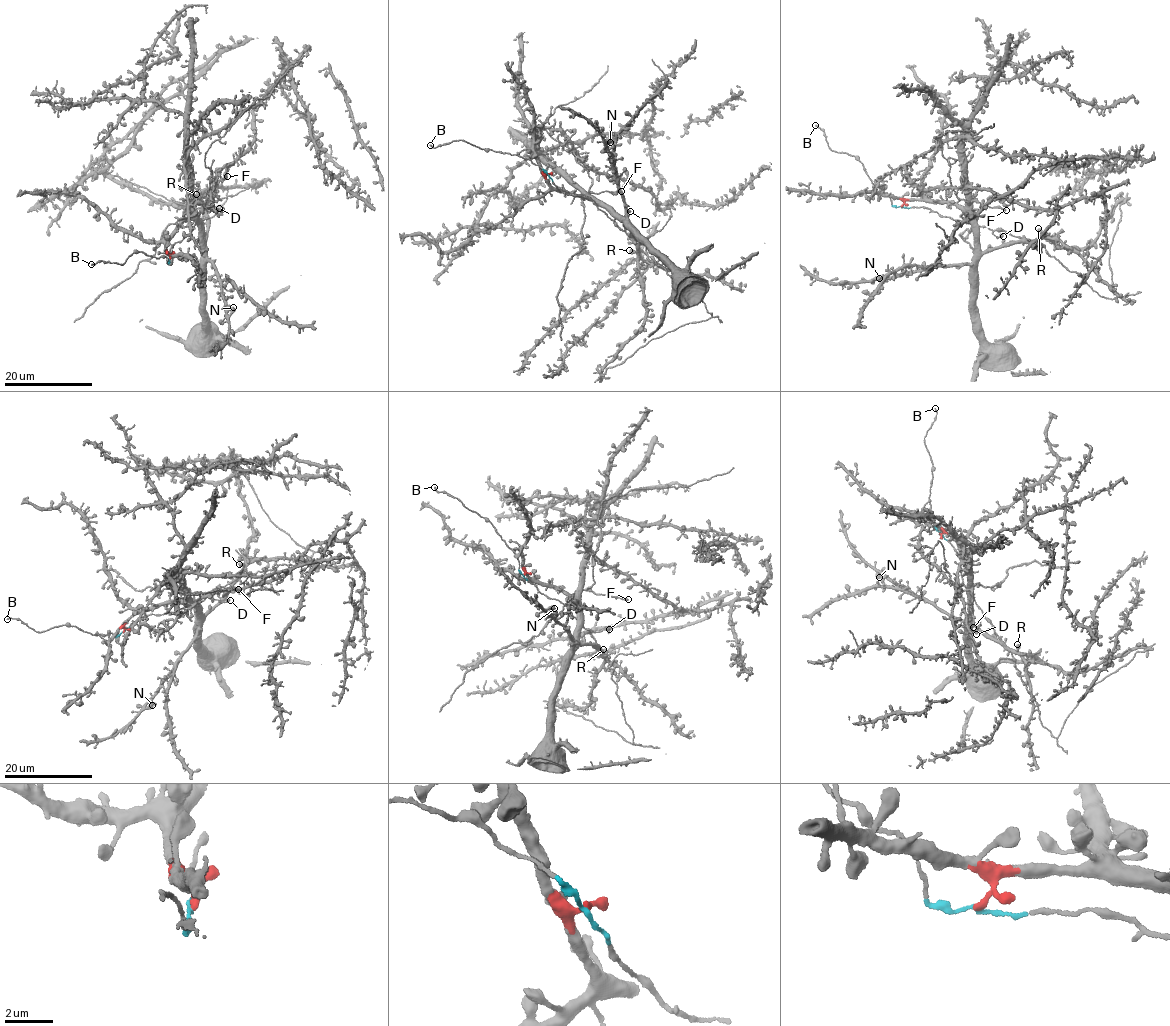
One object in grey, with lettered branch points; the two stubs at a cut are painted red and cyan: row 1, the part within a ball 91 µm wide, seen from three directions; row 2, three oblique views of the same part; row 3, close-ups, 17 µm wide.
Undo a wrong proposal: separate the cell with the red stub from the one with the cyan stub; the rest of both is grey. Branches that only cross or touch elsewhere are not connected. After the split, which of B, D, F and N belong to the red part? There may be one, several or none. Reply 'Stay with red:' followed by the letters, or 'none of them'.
Stay with red: F, N

